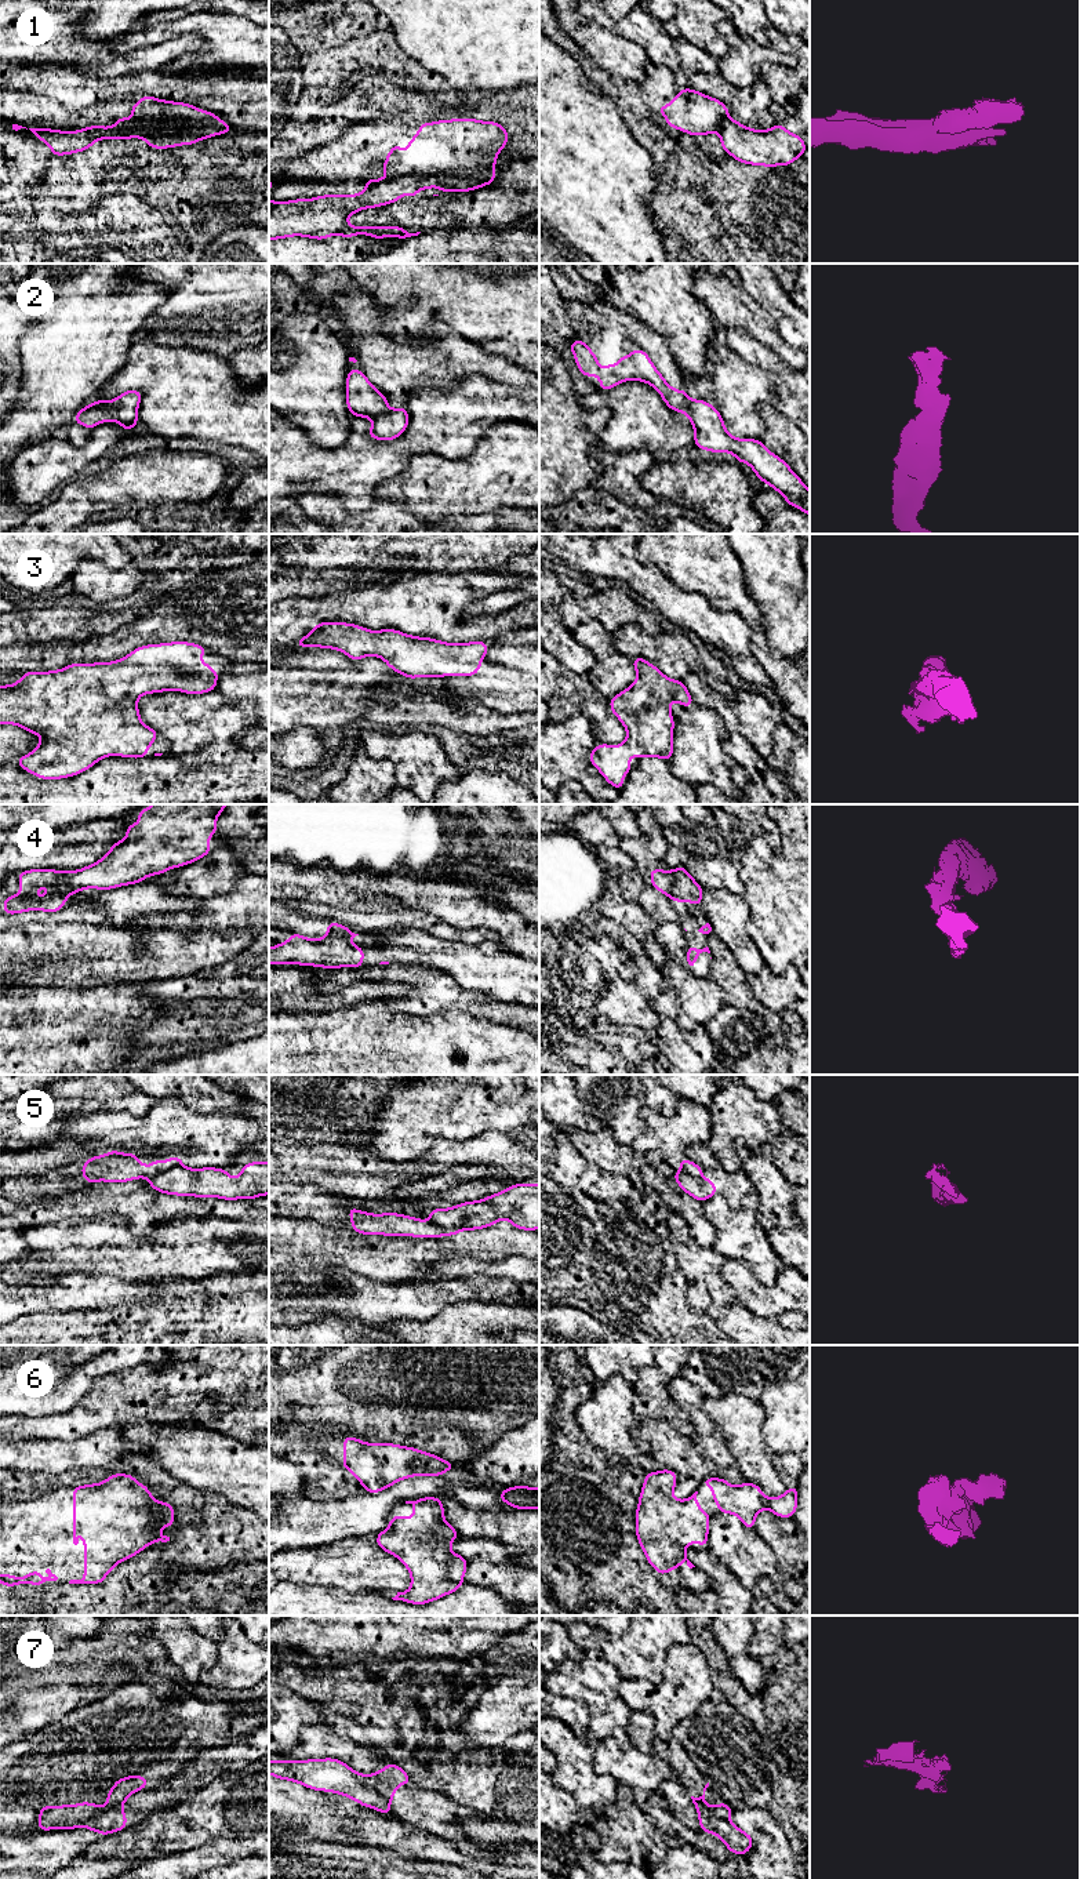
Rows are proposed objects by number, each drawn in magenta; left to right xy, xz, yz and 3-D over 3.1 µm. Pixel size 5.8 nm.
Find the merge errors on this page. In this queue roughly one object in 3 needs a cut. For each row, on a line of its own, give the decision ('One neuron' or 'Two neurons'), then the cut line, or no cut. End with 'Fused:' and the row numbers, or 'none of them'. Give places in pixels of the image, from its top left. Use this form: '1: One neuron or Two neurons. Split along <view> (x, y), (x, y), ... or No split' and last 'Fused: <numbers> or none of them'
1: Two neurons. Split along xz (494, 171), (479, 177), (410, 174), (388, 177)
2: One neuron. No split
3: One neuron. No split
4: Two neurons. Split along xy (60, 872), (60, 885), (76, 891)
5: Two neurons. Split along xy (182, 1166), (167, 1169), (149, 1180)
6: One neuron. No split
7: Two neurons. Split along xy (122, 1802), (97, 1813), (84, 1825)
Fused: 1, 4, 5, 7

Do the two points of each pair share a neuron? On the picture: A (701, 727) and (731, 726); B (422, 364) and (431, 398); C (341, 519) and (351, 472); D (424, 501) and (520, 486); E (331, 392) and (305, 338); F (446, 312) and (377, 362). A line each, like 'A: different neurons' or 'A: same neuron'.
A: different neurons
B: different neurons
C: different neurons
D: same neuron
E: same neuron
F: different neurons

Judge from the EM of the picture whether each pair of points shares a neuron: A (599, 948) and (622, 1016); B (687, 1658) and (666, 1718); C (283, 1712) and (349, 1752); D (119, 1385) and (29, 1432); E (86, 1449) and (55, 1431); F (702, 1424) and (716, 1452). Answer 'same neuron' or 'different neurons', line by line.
A: same neuron
B: same neuron
C: different neurons
D: same neuron
E: different neurons
F: same neuron

